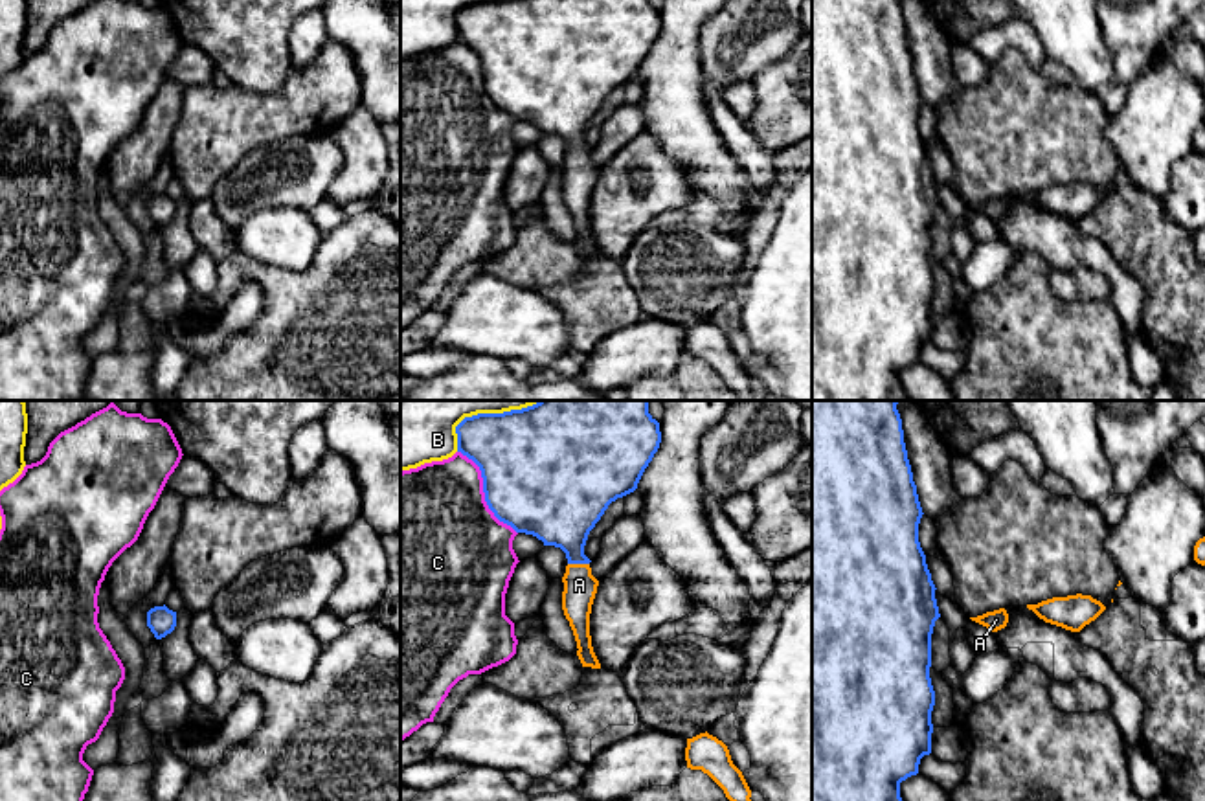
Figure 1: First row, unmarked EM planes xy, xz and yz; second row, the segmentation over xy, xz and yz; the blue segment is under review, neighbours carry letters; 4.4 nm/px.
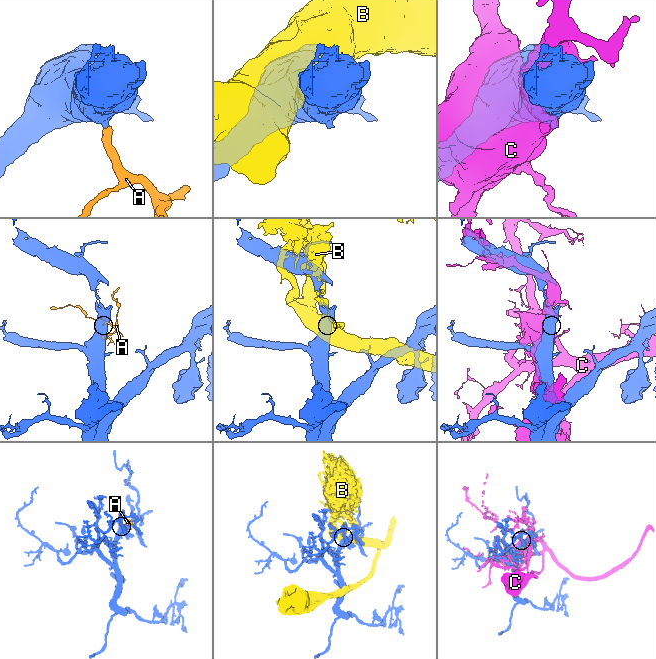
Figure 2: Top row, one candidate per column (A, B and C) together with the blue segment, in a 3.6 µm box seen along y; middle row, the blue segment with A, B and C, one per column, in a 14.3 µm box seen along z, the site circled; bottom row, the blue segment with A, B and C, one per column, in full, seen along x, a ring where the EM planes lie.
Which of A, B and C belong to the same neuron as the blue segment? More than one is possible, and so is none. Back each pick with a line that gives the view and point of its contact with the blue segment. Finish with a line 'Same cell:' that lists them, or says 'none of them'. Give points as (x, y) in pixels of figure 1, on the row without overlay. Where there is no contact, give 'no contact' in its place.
A: contact xz (579, 151)
Same cell: A

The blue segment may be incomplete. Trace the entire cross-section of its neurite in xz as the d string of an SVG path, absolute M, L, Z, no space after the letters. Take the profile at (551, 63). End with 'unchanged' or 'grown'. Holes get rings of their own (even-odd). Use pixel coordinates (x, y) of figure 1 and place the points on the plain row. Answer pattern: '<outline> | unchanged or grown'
M503 0L465 6L456 15L456 22L457 40L481 59L485 90L494 105L516 121L533 123L544 134L555 134L566 141L562 198L573 219L582 255L601 257L590 224L590 202L599 169L591 164L591 149L584 143L584 134L608 94L637 77L659 37L659 11L648 0Z | grown

